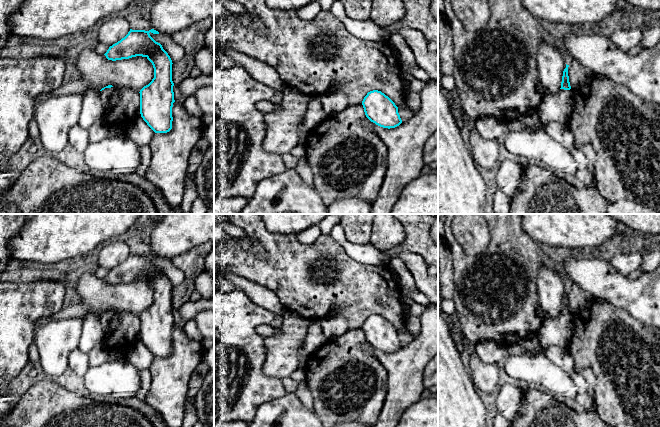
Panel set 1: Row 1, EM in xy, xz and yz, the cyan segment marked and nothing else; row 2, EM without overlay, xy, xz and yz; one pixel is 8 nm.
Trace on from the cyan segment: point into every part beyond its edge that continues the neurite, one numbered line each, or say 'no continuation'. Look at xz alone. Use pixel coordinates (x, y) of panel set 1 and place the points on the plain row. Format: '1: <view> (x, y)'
no continuation

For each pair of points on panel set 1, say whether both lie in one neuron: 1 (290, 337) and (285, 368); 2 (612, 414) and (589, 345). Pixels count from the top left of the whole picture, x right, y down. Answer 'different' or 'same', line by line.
1: same
2: same

